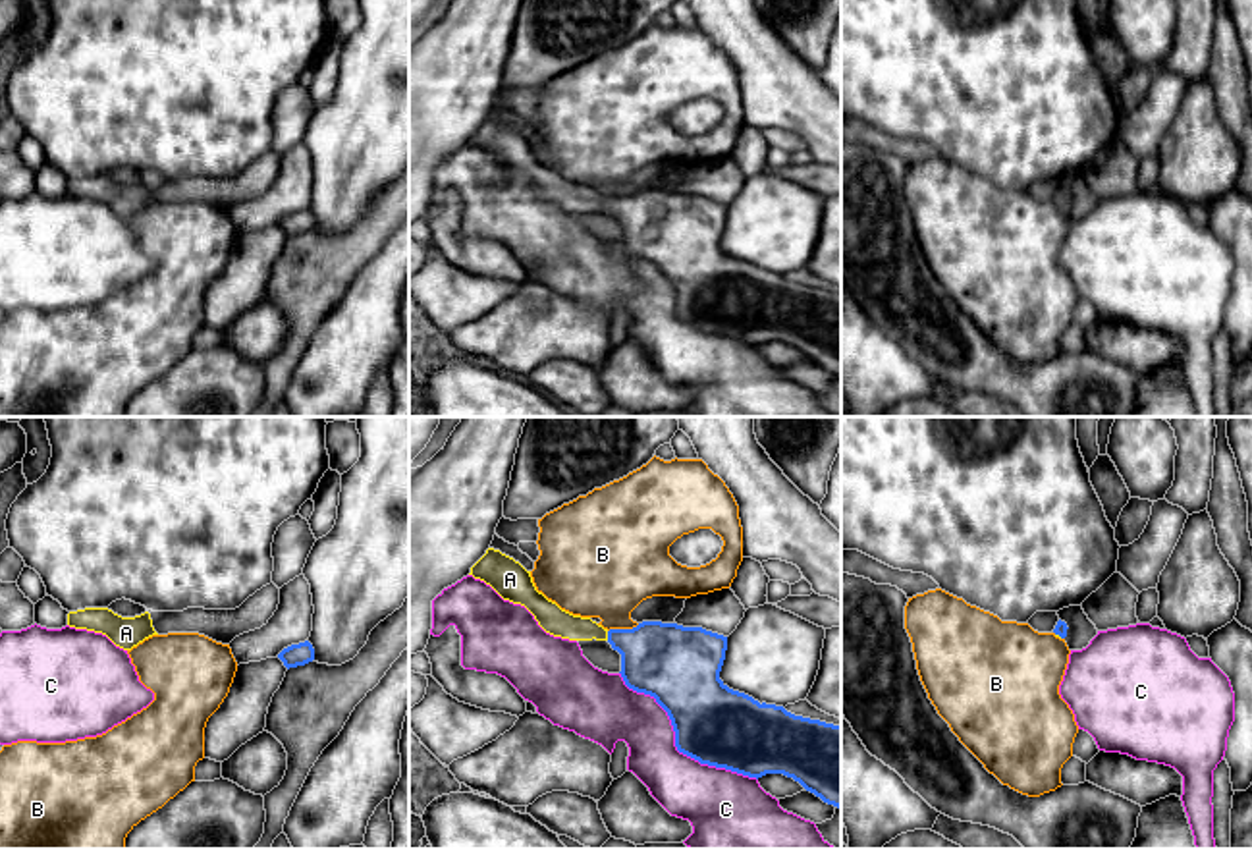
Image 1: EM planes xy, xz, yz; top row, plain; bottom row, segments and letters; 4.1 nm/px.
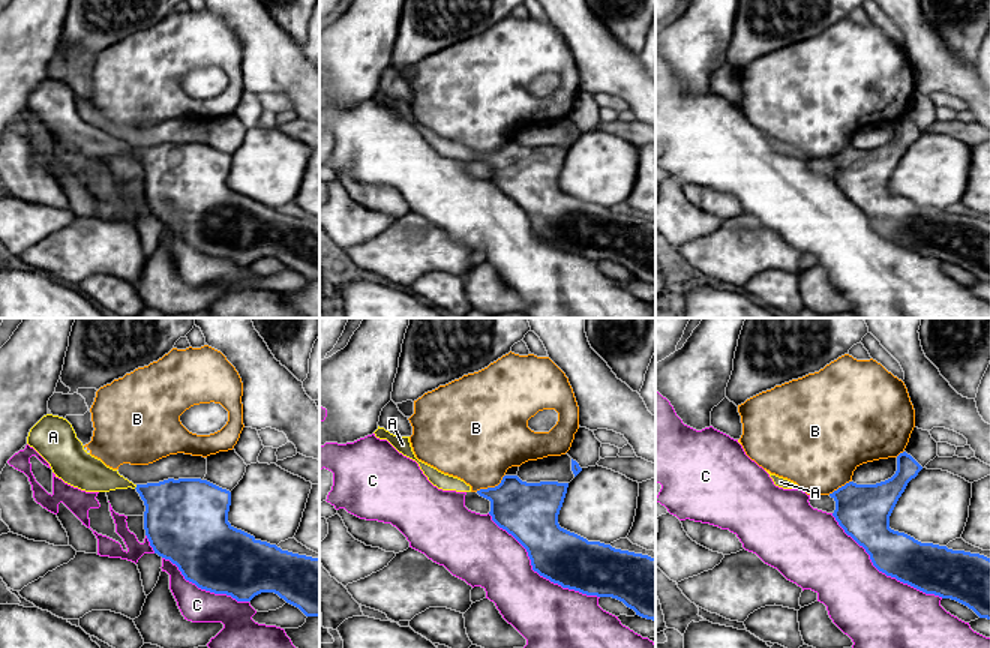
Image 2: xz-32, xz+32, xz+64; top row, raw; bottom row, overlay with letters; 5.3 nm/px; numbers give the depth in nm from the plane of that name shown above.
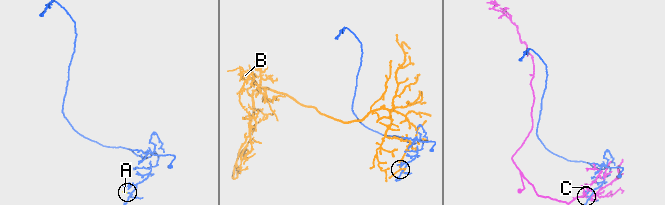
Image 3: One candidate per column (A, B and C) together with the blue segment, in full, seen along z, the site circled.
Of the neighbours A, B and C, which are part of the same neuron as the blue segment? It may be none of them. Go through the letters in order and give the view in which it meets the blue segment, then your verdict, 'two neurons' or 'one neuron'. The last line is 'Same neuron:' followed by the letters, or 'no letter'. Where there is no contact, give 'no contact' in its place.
A: xz | one neuron
B: xz | two neurons
C: xz | two neurons
Same neuron: A

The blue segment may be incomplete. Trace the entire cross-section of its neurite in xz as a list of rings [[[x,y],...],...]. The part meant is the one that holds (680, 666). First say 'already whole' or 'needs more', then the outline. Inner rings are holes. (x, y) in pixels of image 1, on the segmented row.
needs more | [[[494,548],[469,575],[525,606],[554,637],[608,641],[621,654],[625,685],[654,697],[667,712],[679,753],[756,780],[783,774],[841,808],[841,726],[795,716],[729,689],[720,679],[727,637],[662,621],[608,631],[548,600],[531,571]]]

